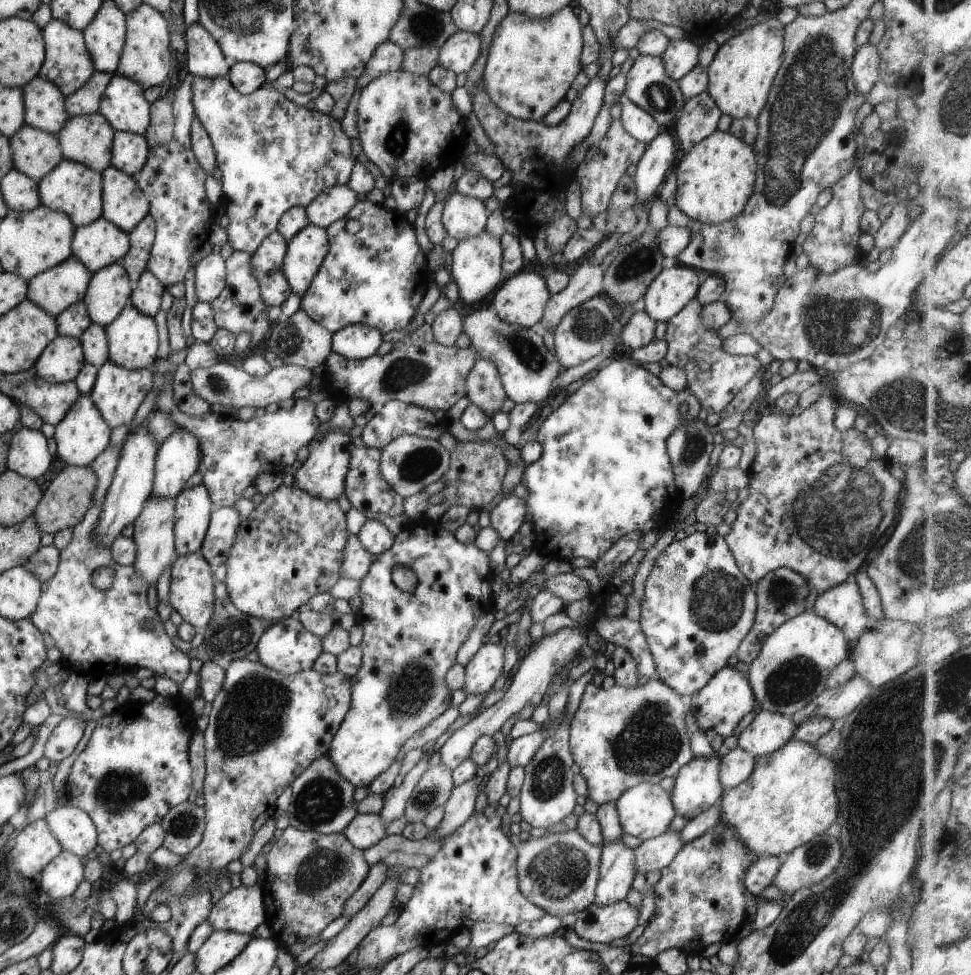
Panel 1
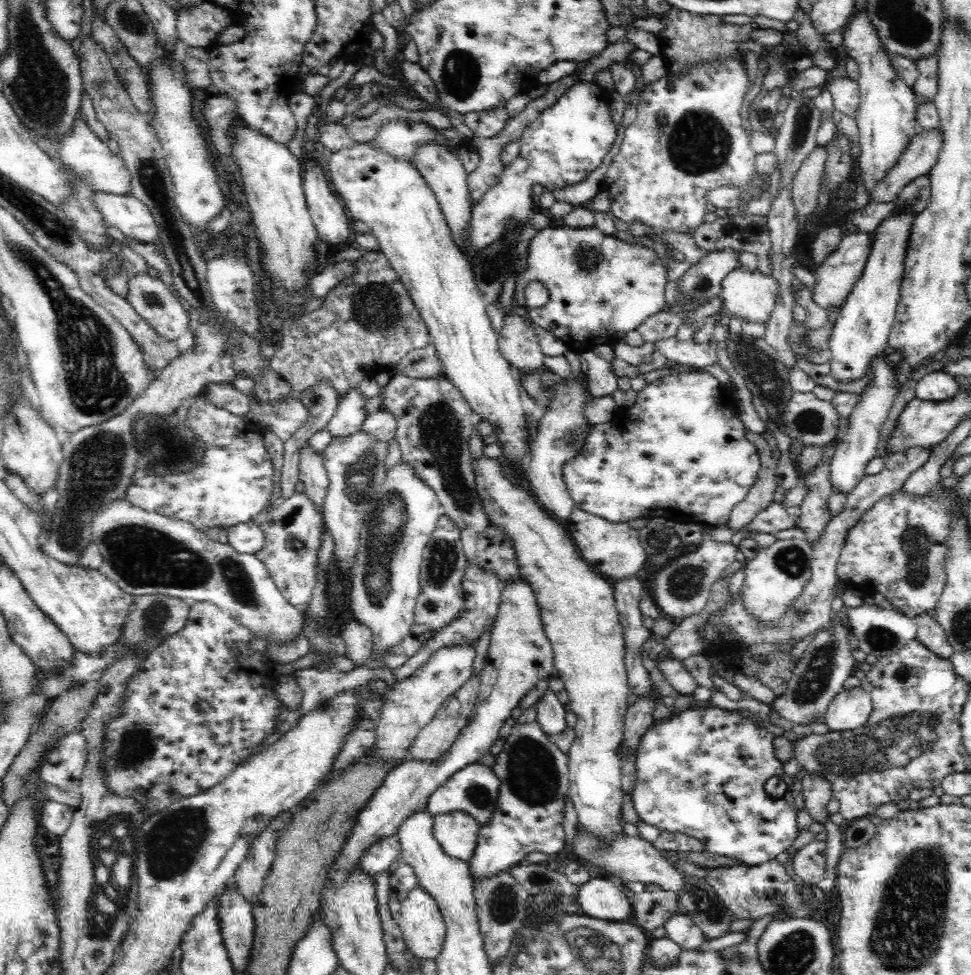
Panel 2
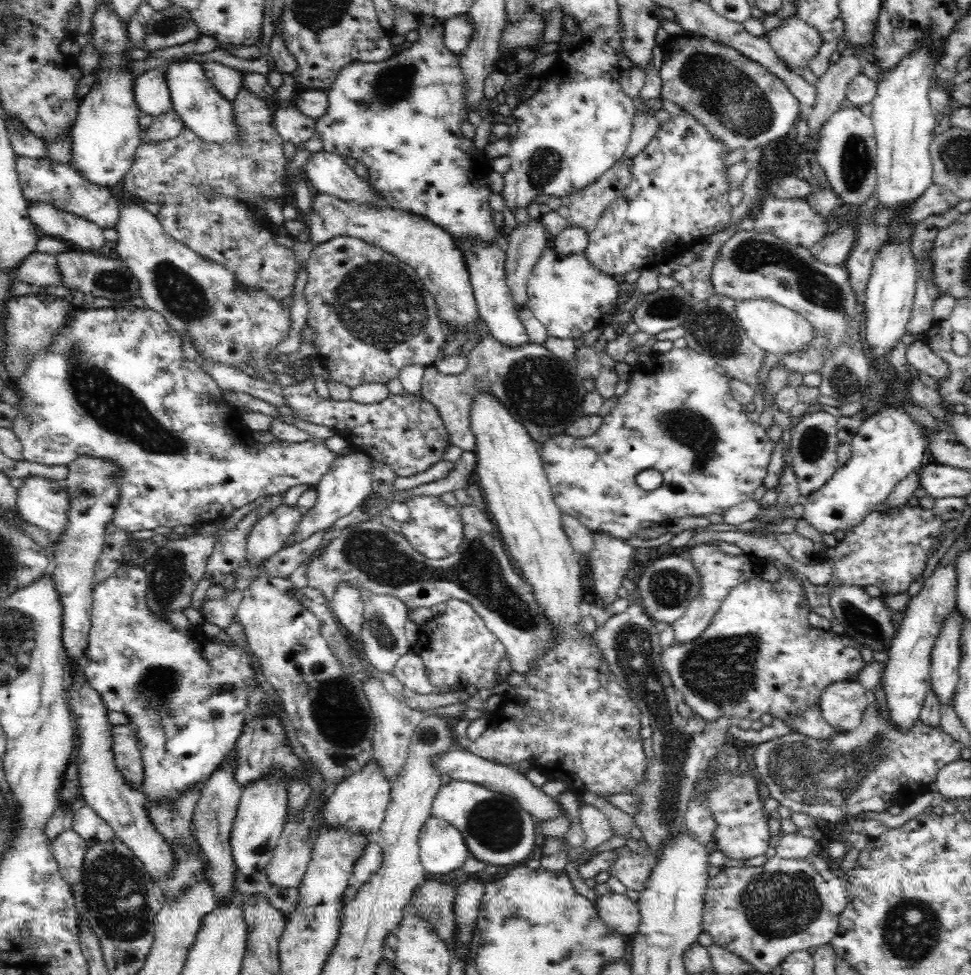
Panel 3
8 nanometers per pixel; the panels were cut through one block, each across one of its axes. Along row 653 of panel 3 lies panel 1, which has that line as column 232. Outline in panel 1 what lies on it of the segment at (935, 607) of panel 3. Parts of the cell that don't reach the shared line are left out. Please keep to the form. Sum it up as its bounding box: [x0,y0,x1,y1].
[207,882,266,936]

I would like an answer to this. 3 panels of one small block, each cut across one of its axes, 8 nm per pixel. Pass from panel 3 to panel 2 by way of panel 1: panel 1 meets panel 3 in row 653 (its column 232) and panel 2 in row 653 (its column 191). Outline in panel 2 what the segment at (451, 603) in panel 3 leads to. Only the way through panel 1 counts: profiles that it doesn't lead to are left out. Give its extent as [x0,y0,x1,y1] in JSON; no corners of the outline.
[394,566,502,680]

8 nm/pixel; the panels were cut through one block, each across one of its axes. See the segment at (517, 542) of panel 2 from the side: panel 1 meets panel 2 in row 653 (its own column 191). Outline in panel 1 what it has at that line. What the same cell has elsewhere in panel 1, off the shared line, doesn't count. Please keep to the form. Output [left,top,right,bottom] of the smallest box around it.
[168,550,215,630]

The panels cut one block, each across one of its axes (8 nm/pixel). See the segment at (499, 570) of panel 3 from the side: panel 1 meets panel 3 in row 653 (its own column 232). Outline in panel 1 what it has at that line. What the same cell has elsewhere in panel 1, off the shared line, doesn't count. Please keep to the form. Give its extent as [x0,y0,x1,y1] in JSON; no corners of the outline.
[198,505,239,570]

